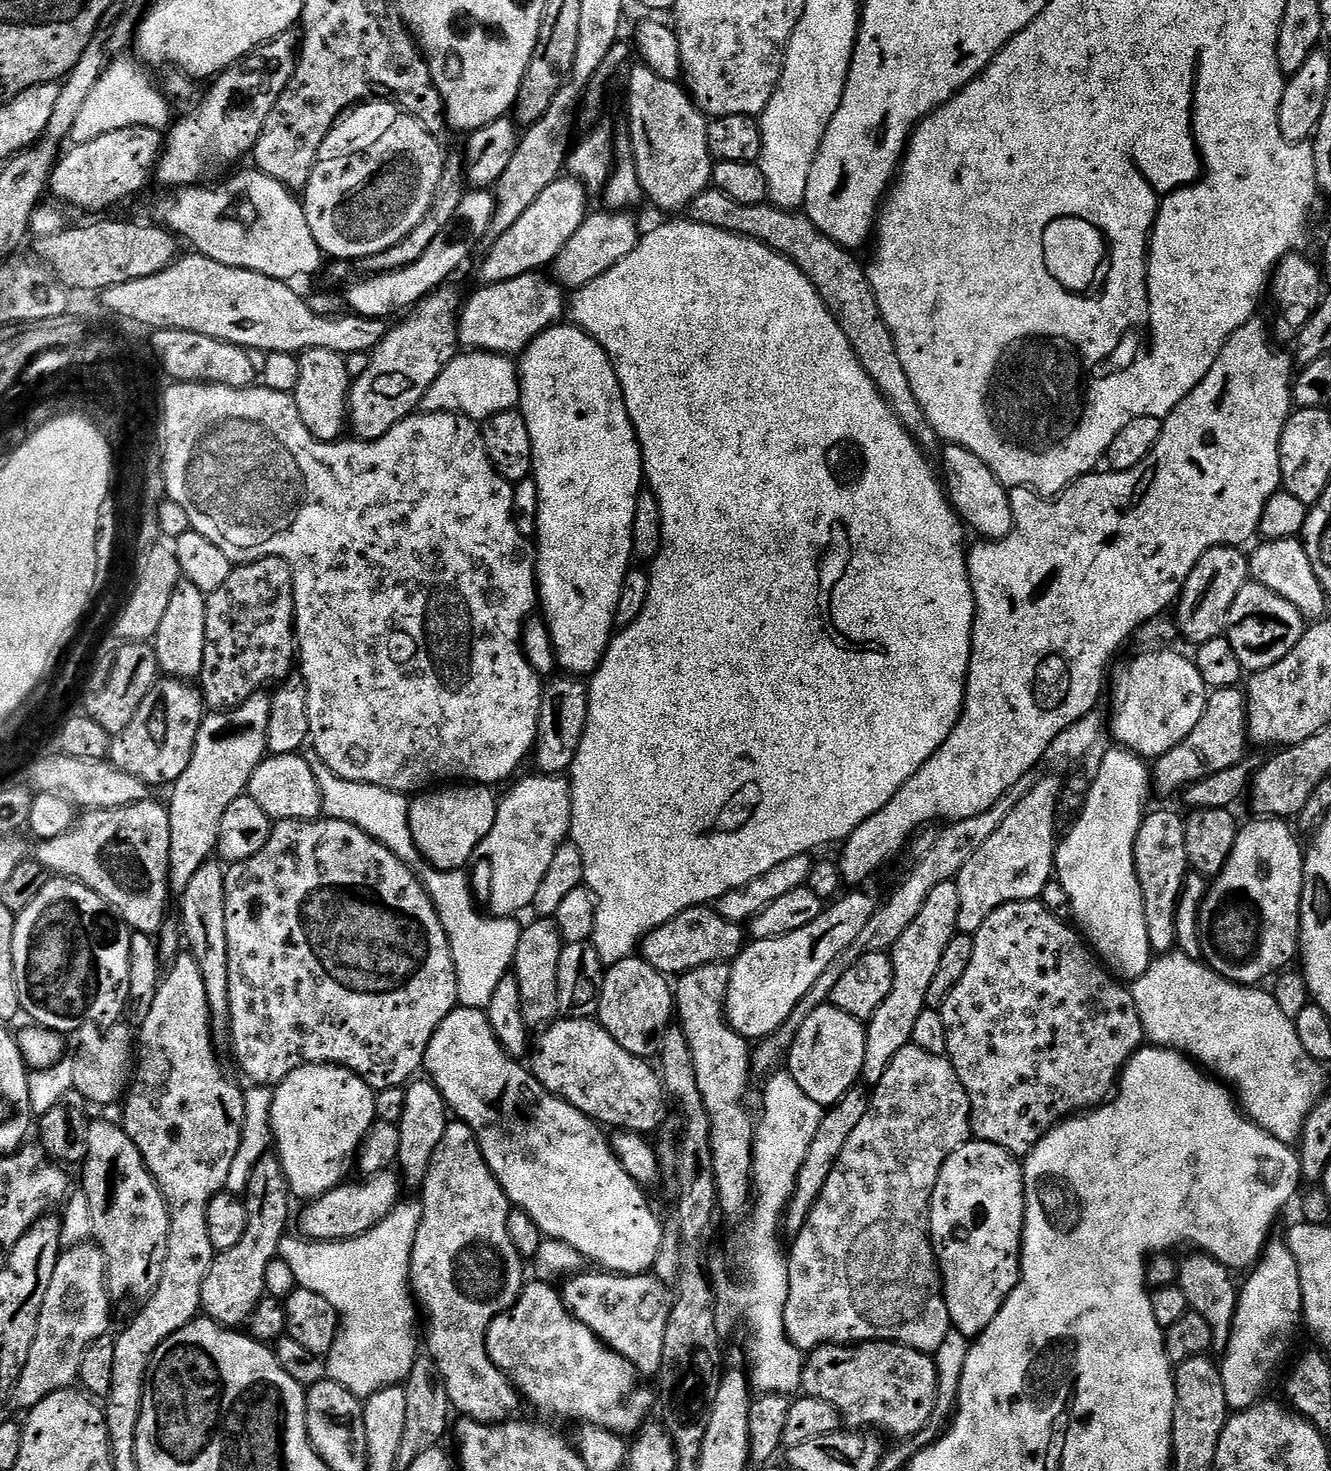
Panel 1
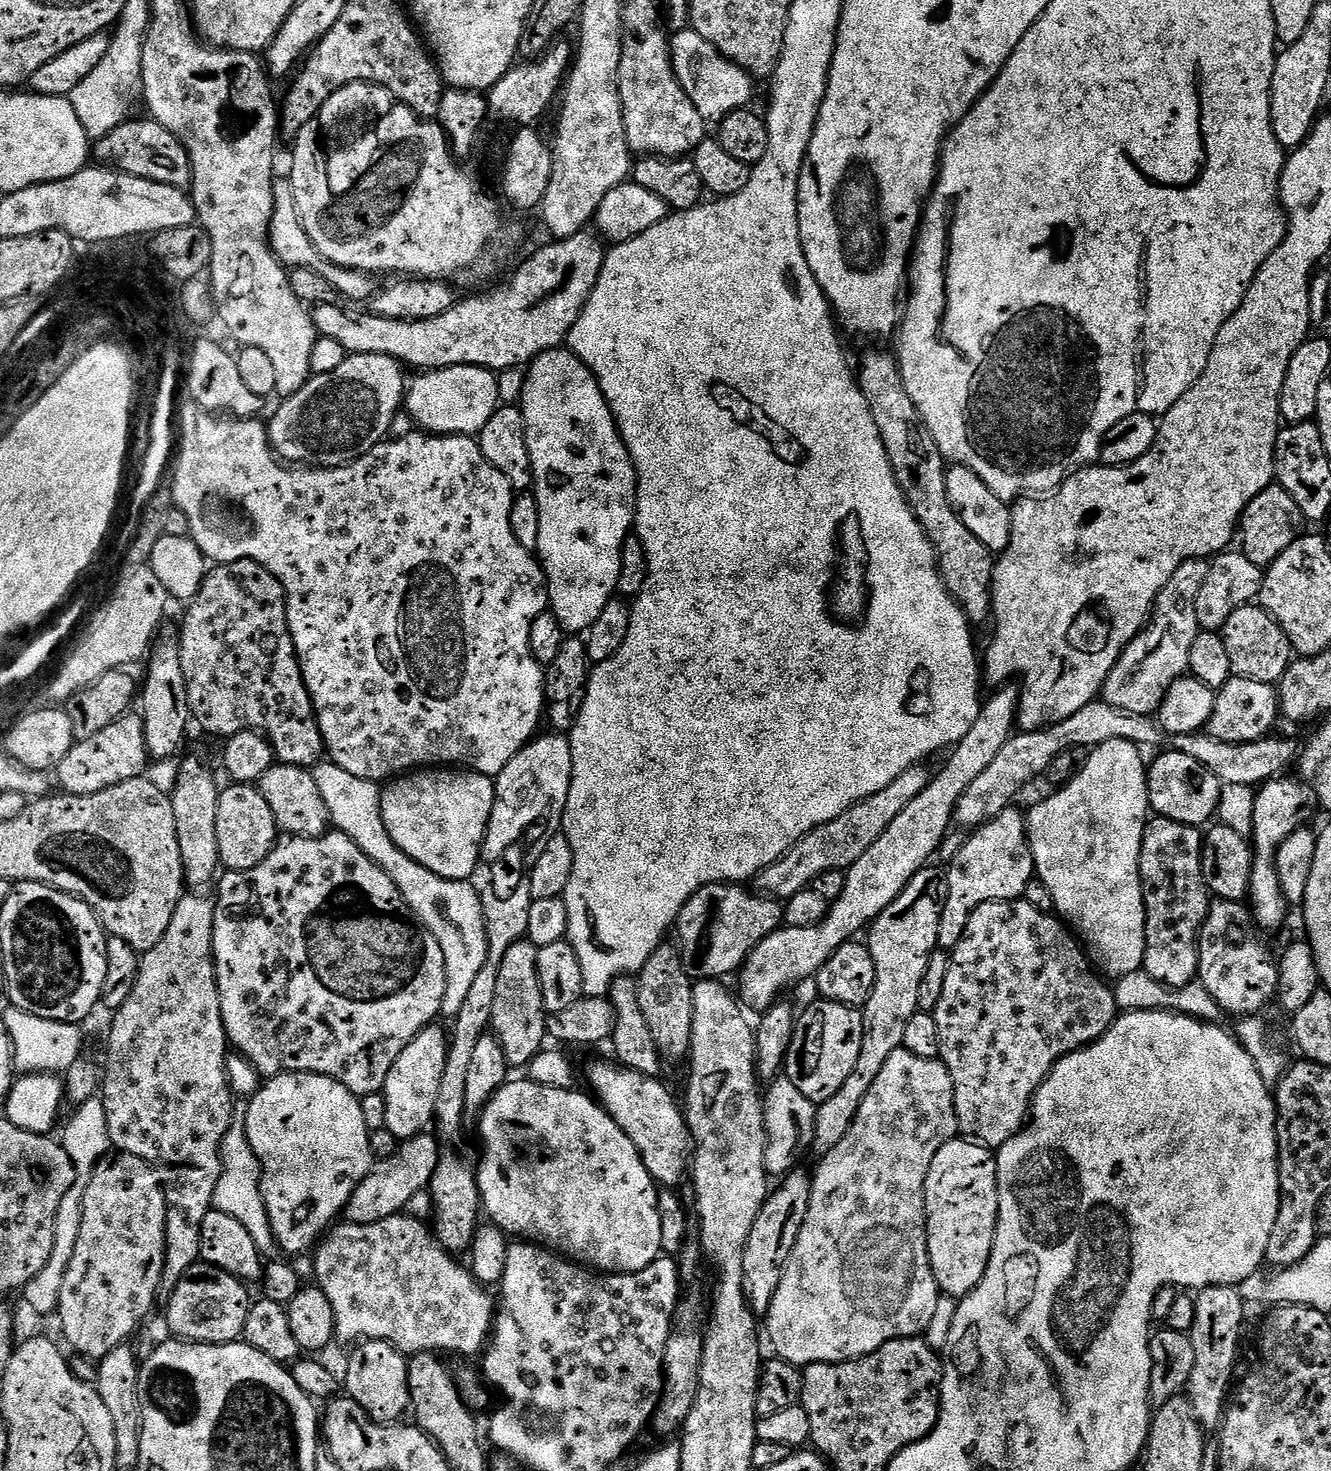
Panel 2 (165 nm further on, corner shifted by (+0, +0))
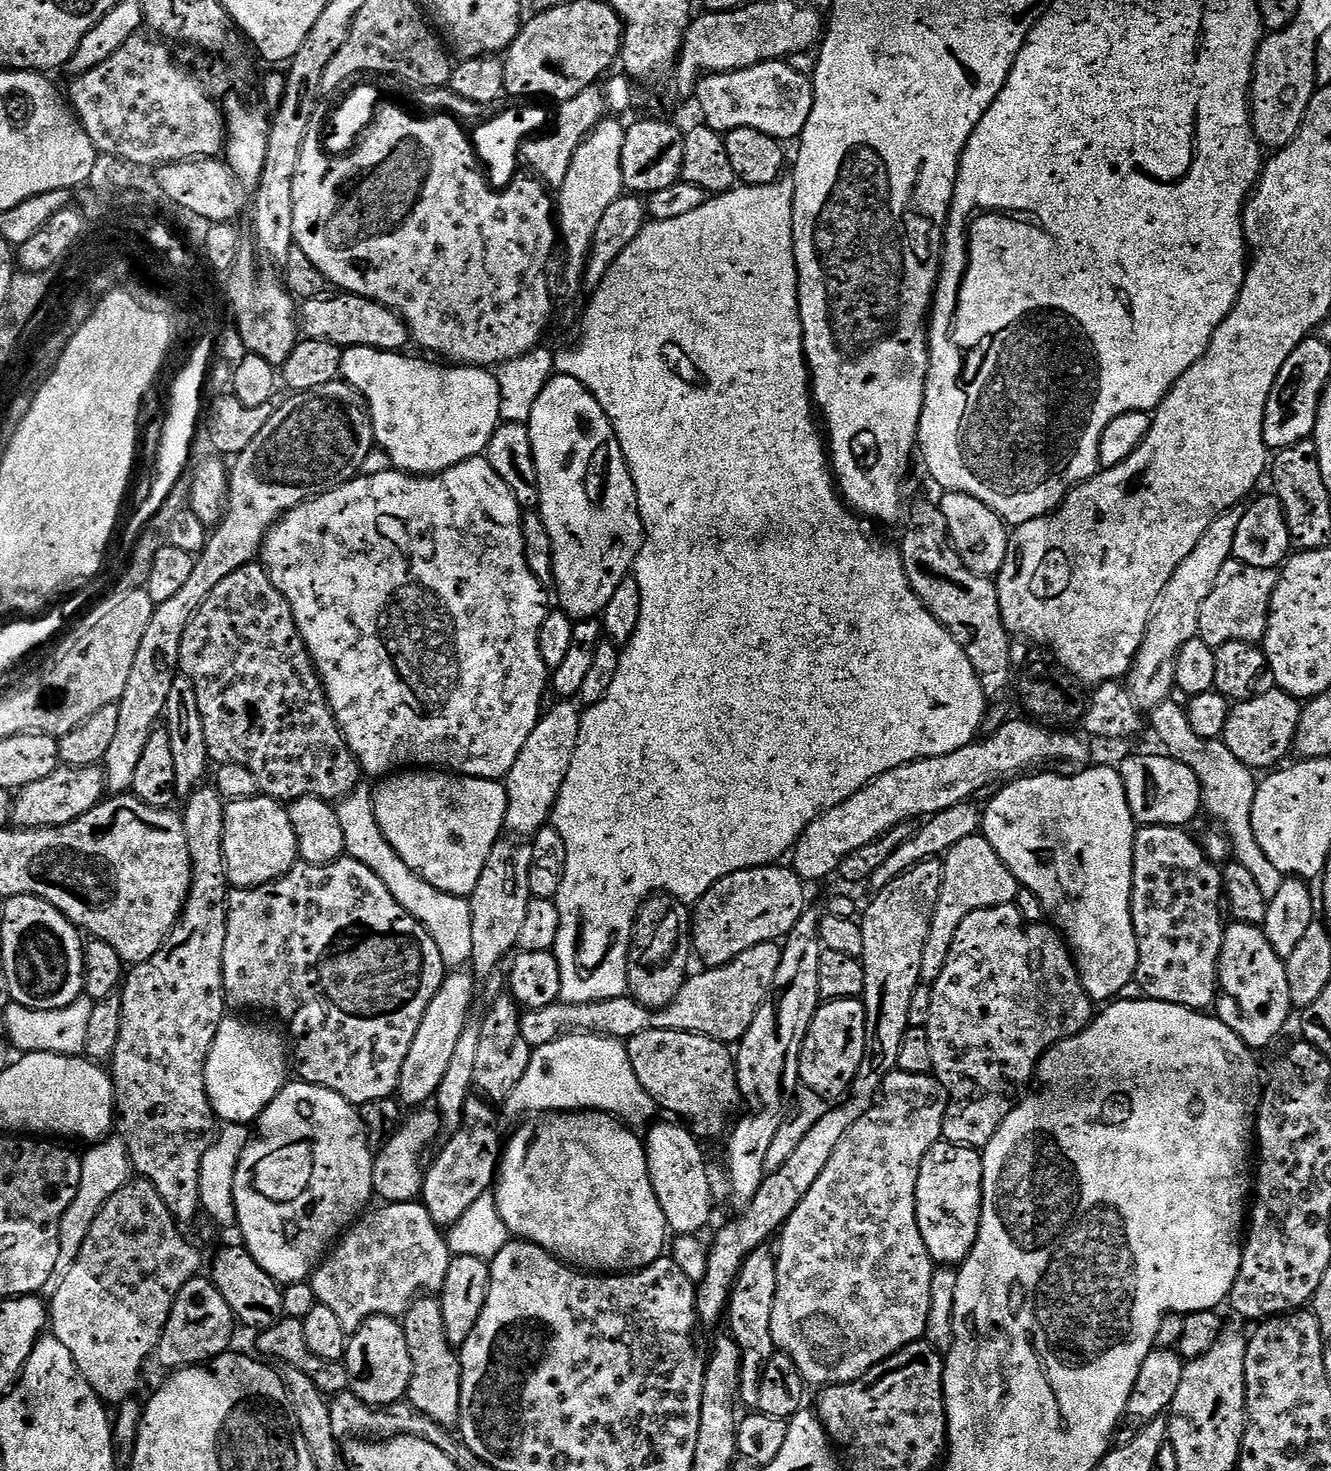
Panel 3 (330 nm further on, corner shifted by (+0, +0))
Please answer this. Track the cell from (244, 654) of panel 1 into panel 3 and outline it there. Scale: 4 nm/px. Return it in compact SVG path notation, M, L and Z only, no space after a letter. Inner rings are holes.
M253 562L234 570L234 574L222 578L210 590L210 598L202 602L190 626L186 626L179 671L197 692L209 761L220 766L241 764L254 774L263 795L281 802L307 796L339 802L361 787L360 763L344 741L344 733L328 704L324 682L290 610L290 602L274 586L272 574L263 563Z

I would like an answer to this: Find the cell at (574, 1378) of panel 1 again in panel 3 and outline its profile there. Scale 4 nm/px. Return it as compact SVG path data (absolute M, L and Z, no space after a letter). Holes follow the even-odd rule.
M421 1201L387 1203L380 1207L357 1219L310 1277L317 1301L333 1310L350 1334L371 1316L402 1318L419 1294L441 1291L454 1259L445 1233L437 1227Z

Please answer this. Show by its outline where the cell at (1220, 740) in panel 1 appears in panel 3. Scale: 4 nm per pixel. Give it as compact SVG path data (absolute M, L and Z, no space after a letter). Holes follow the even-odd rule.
M1261 691L1258 696L1239 701L1228 713L1228 722L1222 737L1234 758L1253 770L1272 770L1283 765L1289 759L1288 751L1293 751L1300 730L1301 701L1288 692L1268 691Z

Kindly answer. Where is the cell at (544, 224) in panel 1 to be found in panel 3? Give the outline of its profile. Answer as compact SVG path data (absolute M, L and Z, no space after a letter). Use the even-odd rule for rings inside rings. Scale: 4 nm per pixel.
M340 292L335 295L305 299L299 305L298 324L307 339L337 344L342 350L366 346L383 352L403 353L407 349L404 347L410 344L408 324L396 309L388 308L370 298L355 296L352 292Z

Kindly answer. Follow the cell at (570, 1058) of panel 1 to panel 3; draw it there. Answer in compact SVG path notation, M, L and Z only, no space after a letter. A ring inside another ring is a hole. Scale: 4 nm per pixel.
M653 1123L647 1129L648 1136L646 1135L648 1169L654 1192L673 1233L682 1236L703 1233L703 1228L712 1220L712 1203L716 1200L712 1193L712 1176L704 1161L704 1148L700 1145L703 1143L691 1127L683 1123L660 1123Z

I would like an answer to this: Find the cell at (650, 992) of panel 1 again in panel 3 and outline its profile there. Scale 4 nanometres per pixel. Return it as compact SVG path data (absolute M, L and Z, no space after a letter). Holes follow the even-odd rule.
M657 1028L634 1034L626 1043L638 1082L642 1082L657 1109L673 1112L673 1117L687 1122L700 1138L729 1131L730 1121L737 1115L736 1107L742 1104L736 1057L729 1045L702 1034Z

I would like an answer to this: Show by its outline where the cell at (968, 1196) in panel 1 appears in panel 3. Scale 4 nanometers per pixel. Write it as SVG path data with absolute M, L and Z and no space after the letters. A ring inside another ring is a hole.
M941 1139L932 1147L922 1162L922 1170L918 1174L918 1190L916 1191L916 1212L922 1236L933 1261L940 1266L959 1266L970 1254L974 1242L978 1238L980 1219L982 1218L982 1202L984 1201L984 1158L975 1148L966 1144L951 1144Z

